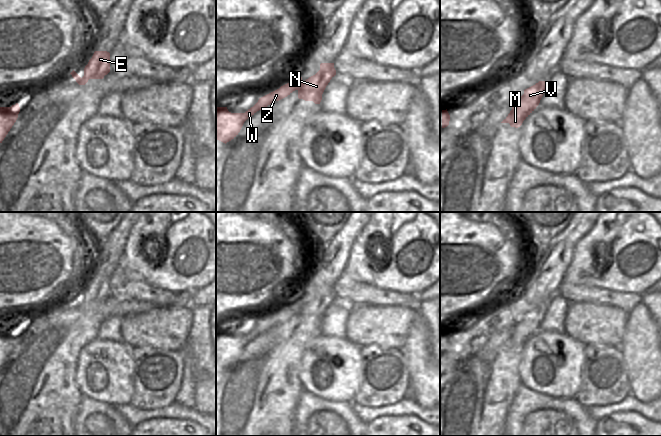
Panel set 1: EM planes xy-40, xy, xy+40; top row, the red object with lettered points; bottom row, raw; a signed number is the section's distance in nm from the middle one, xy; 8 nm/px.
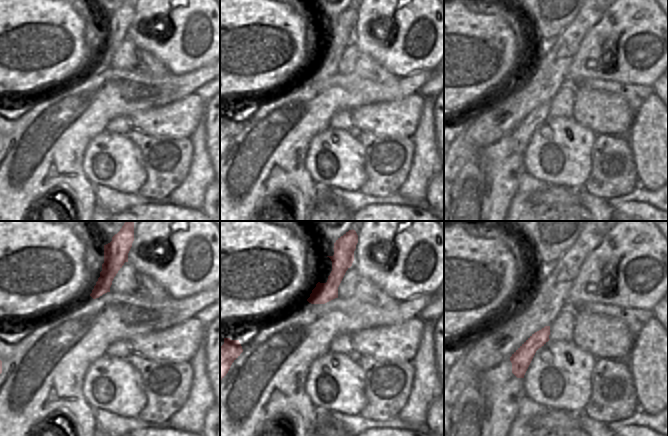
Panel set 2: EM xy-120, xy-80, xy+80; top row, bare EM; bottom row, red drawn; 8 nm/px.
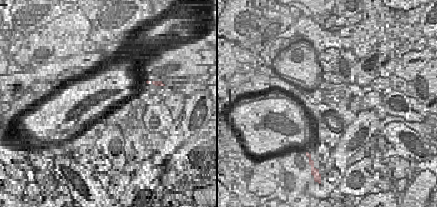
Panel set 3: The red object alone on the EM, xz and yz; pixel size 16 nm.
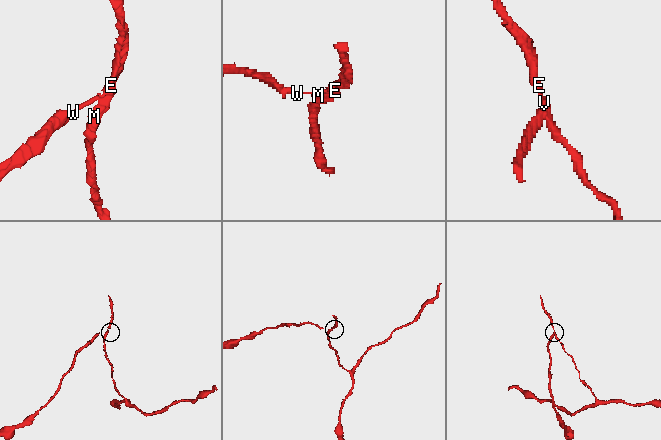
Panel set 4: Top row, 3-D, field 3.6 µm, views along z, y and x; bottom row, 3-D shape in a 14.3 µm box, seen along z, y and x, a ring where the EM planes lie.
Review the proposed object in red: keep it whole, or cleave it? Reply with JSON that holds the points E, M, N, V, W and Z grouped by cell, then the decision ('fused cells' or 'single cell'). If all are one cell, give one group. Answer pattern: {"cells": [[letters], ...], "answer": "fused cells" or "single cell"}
{"cells": [["E", "M", "N", "V"], ["W", "Z"]], "answer": "fused cells"}

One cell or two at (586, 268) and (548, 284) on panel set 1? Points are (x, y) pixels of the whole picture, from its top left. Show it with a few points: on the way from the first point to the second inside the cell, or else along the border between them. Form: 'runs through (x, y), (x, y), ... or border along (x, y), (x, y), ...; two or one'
border along (573, 255), (563, 280); two

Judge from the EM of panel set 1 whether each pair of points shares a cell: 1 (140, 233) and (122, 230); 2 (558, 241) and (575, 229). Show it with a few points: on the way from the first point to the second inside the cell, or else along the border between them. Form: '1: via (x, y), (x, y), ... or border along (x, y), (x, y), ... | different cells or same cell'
1: border along (136, 222), (130, 230), (124, 247) | different cells
2: via (562, 237), (571, 231) | same cell

